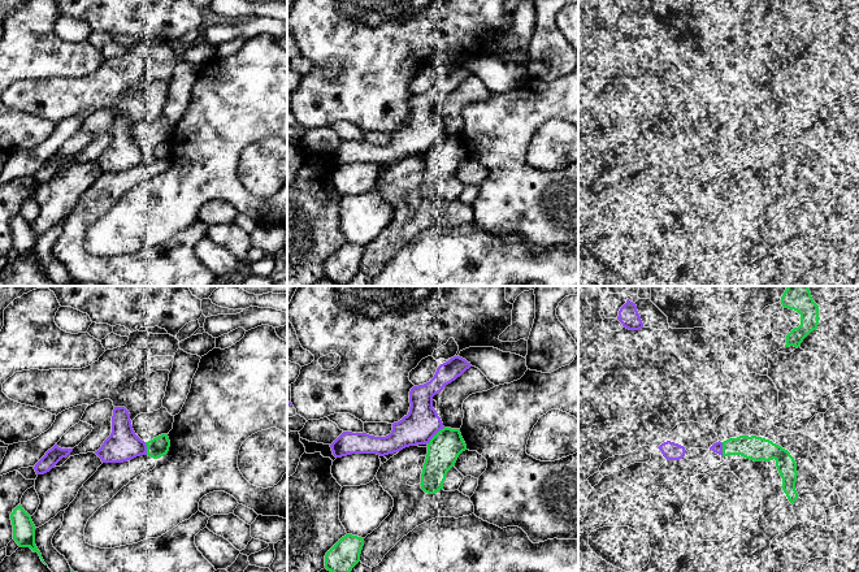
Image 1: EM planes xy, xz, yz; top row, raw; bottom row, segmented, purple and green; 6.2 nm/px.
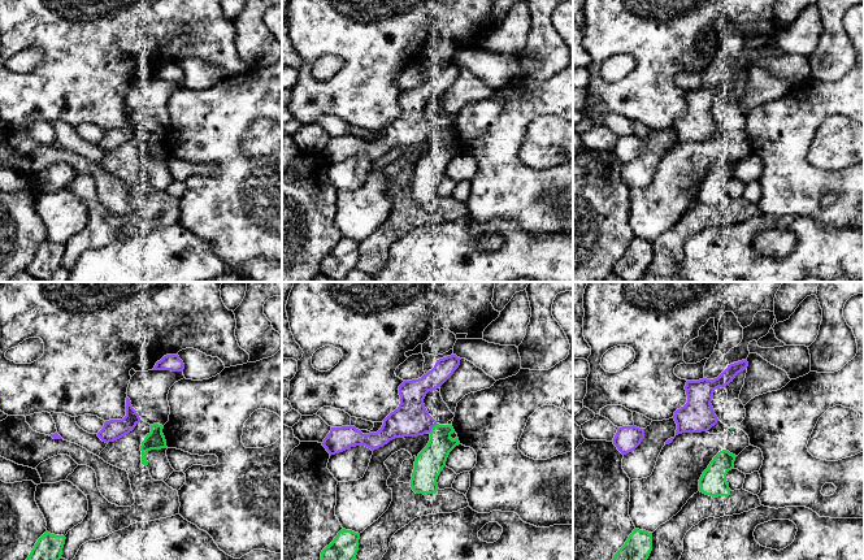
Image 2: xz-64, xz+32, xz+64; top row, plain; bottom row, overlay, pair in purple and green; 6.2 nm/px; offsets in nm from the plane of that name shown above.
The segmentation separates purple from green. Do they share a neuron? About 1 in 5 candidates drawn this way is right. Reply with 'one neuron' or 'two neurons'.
two neurons

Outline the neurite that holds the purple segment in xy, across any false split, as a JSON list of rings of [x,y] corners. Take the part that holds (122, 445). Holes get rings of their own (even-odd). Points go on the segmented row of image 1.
[[[114,407],[112,433],[95,454],[103,463],[123,463],[147,455],[147,445],[135,434],[125,407]]]

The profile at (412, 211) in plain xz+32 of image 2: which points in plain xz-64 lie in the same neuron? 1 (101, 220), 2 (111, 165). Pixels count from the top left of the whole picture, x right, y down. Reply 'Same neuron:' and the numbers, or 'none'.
Same neuron: 1, 2

